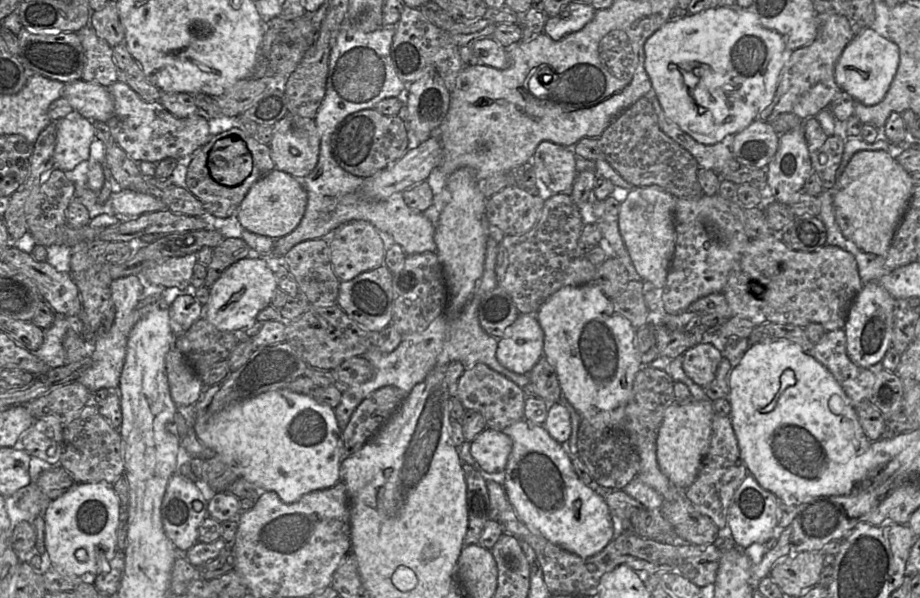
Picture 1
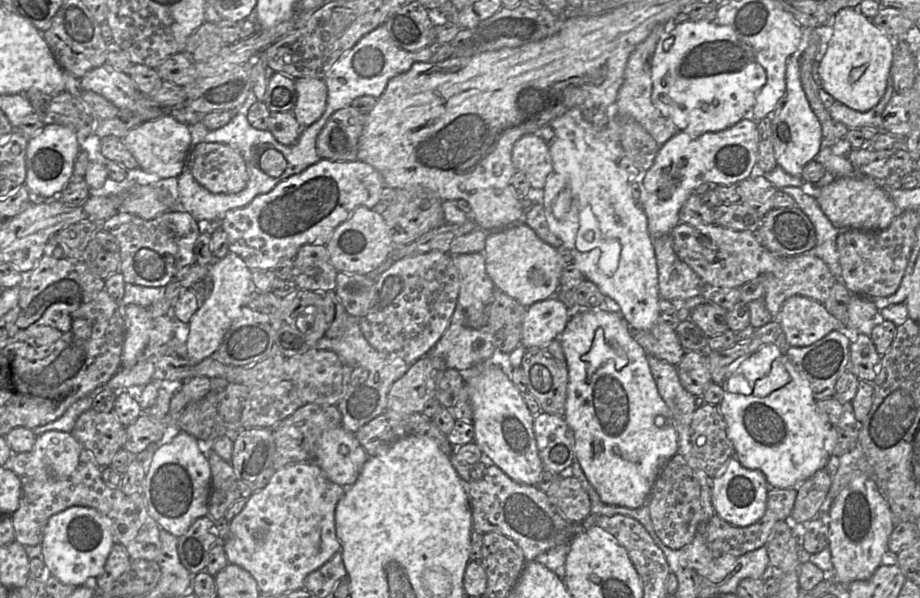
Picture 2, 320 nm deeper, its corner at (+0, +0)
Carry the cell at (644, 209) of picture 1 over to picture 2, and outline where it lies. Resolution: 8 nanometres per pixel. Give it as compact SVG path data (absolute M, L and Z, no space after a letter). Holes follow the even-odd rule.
M741 119L718 132L706 132L698 138L678 132L660 146L655 160L643 179L645 201L642 209L651 237L670 234L678 225L679 211L692 190L701 183L734 185L756 171L758 153L757 121Z

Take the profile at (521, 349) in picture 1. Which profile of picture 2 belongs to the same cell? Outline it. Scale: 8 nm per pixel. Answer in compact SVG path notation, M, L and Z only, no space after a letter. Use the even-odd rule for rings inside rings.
M555 295L527 307L522 325L521 345L526 349L538 347L558 338L572 311Z

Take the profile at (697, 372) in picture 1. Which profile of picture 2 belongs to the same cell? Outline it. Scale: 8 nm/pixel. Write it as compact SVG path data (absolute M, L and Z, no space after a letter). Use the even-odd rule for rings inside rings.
M661 314L661 319L651 329L631 329L631 335L648 356L654 356L677 366L685 350L678 339L674 326L674 323L662 317Z

